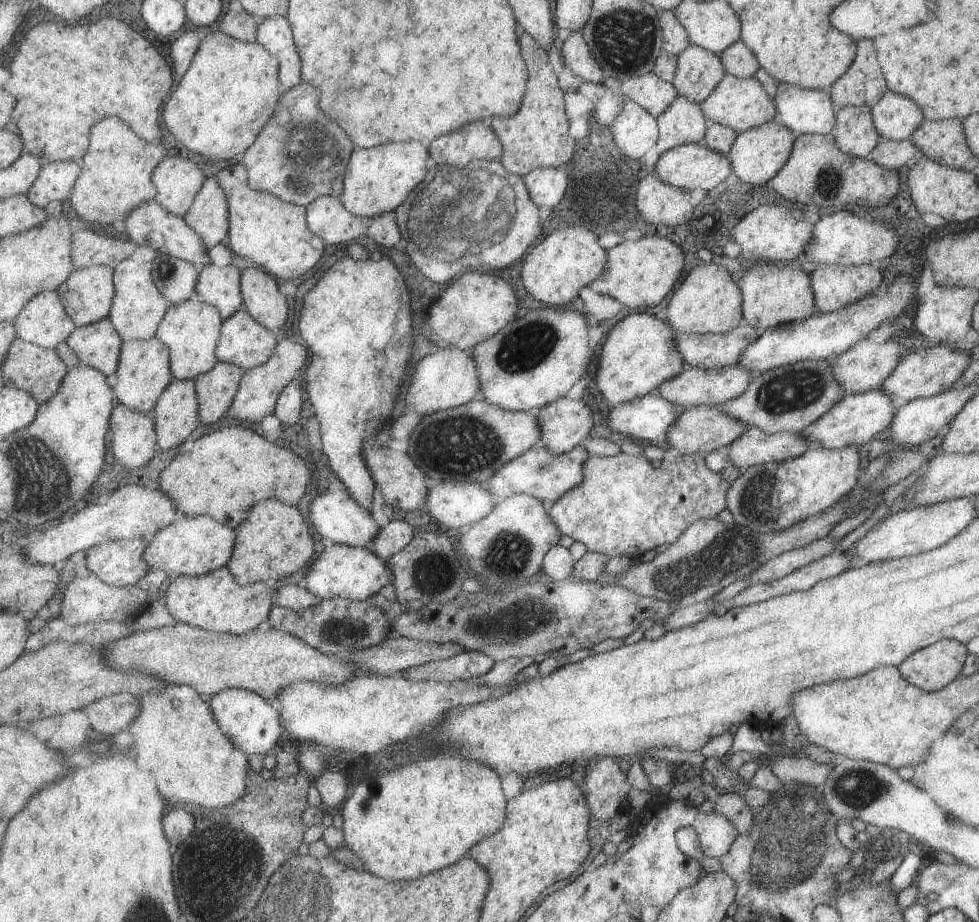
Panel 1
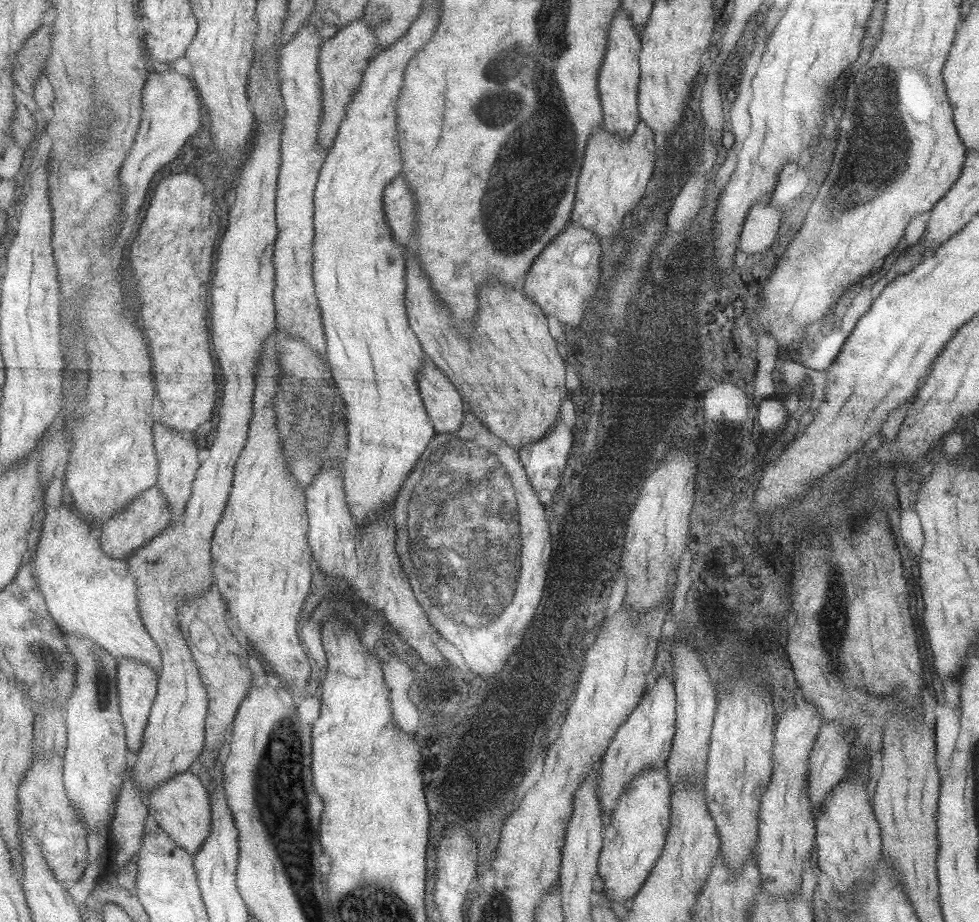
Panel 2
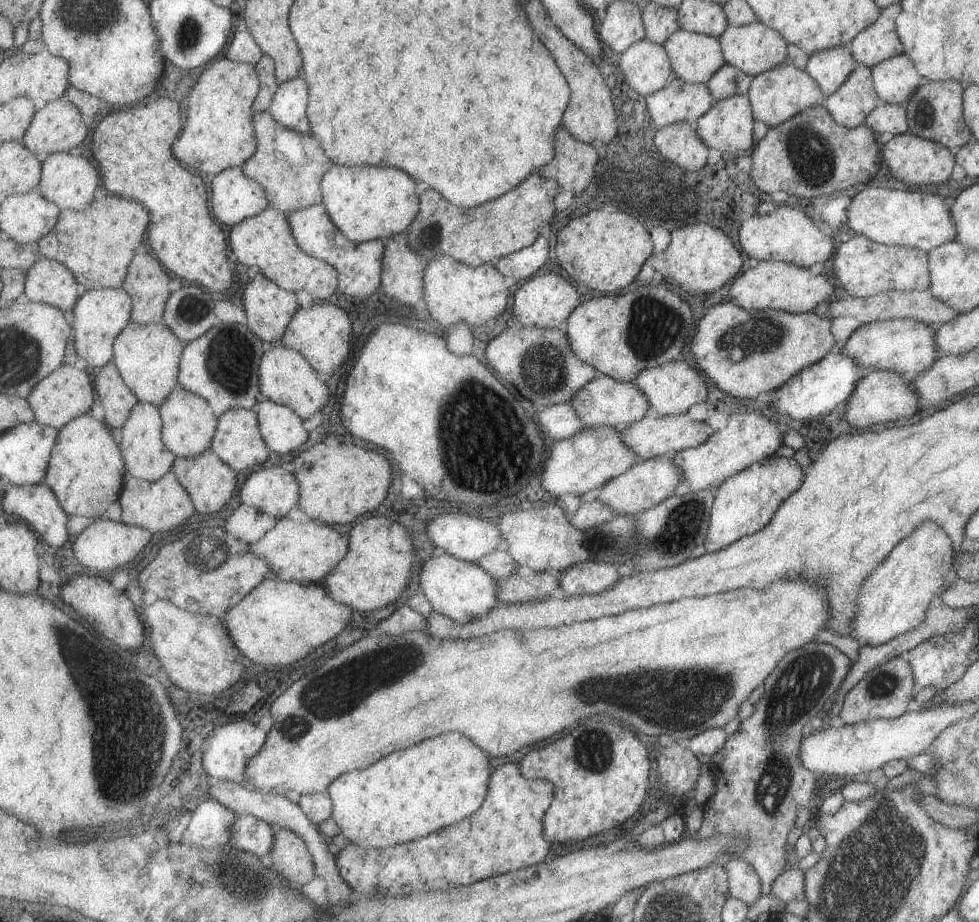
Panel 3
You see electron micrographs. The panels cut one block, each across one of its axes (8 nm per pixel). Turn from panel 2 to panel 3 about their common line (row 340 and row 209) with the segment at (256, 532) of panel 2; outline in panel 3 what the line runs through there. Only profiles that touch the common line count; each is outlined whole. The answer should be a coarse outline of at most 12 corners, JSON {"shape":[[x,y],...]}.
{"shape":[[273,206],[231,228],[230,246],[269,280],[326,302],[337,268],[306,253]]}

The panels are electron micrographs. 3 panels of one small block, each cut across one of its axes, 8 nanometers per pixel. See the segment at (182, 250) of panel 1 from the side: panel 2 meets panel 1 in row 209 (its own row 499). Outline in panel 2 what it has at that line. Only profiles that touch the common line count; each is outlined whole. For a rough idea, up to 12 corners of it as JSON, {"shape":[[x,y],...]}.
{"shape":[[157,484],[99,525],[105,554],[127,559],[165,532],[173,510]]}

